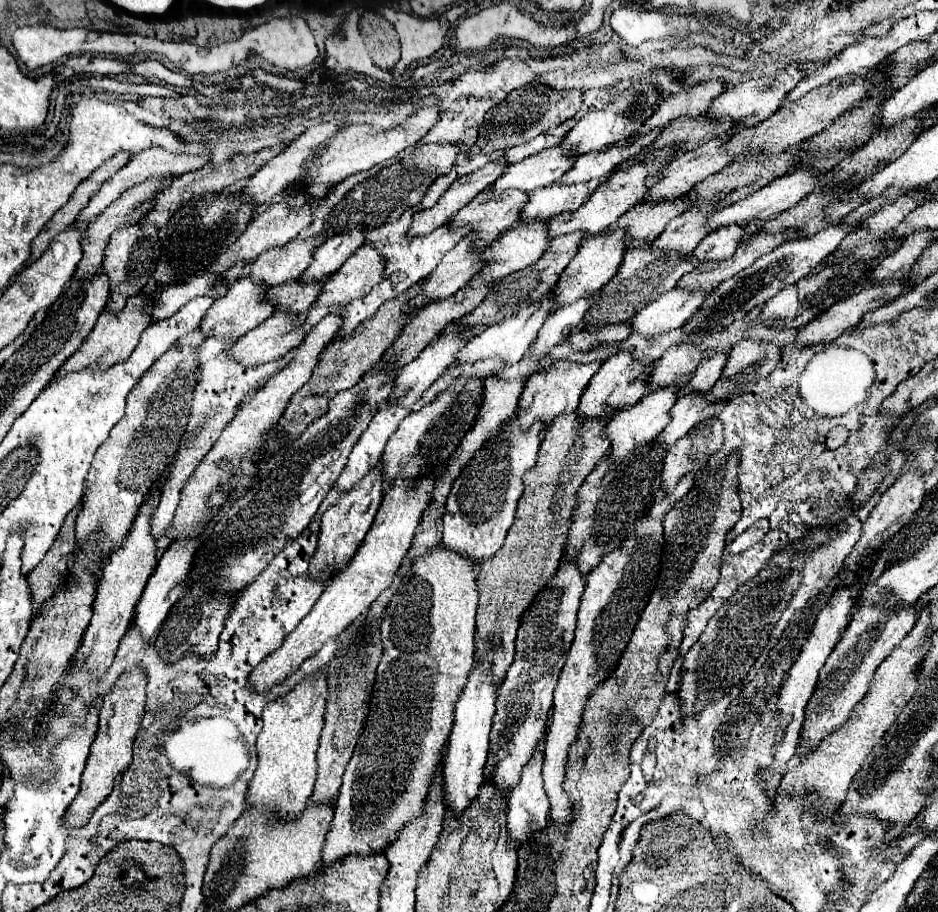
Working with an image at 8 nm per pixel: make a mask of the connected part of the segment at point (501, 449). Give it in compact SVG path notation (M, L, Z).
M512 416L454 480L446 500L446 512L442 516L442 544L448 550L462 554L476 564L484 564L502 548L506 532L514 524L518 500L524 490L522 476L534 466L538 456L540 432L542 428L534 424L534 428L524 434L518 424L514 424Z

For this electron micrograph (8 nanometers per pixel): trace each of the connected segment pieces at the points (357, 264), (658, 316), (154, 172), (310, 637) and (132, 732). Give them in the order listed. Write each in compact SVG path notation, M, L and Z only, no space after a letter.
M372 246L358 248L322 286L318 306L346 306L366 296L384 276L384 262Z
M670 290L662 294L658 300L646 304L636 316L630 320L632 332L654 340L656 336L668 334L670 330L680 328L706 300L708 292L686 292L686 290Z
M150 148L150 150L146 150L146 152L142 152L142 154L136 154L136 156L132 156L130 160L128 160L128 164L120 170L120 172L116 172L110 180L106 180L102 186L100 186L100 190L90 198L90 202L80 210L80 214L78 214L78 218L76 218L76 228L88 228L88 224L90 224L90 220L94 220L94 218L98 218L102 212L104 212L104 208L108 206L108 204L112 204L122 192L126 192L128 188L134 188L134 184L142 184L142 182L146 182L148 178L162 178L162 176L168 176L168 178L176 178L176 176L182 176L182 174L186 174L186 172L192 172L192 170L198 170L198 168L202 168L202 164L206 164L208 162L208 156L186 156L186 154L172 154L172 152L166 152L166 150L162 150L162 148Z
M434 476L418 480L412 490L406 490L406 484L402 480L394 482L394 488L388 490L388 494L384 496L378 514L374 518L374 524L368 530L362 546L358 548L350 564L330 580L330 584L310 610L310 614L302 620L302 624L298 624L298 628L290 636L286 636L282 648L266 656L254 668L254 672L248 678L248 686L254 692L268 692L276 684L288 680L304 660L312 658L326 640L336 638L354 618L358 618L378 598L382 590L386 590L394 582L396 570L400 568L400 562L410 548L420 516L428 508L432 488L434 488Z
M140 668L128 670L120 682L114 686L114 690L104 698L104 704L100 708L100 722L98 722L98 734L92 742L90 756L82 774L82 784L78 796L68 806L62 822L66 828L82 828L90 822L94 810L106 802L110 796L116 780L128 770L132 762L132 742L140 730L140 722L144 716L144 704L146 704L146 674Z

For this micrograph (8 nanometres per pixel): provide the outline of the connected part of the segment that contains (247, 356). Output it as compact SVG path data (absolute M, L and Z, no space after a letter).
M274 312L270 320L236 340L226 354L248 368L274 362L302 342L304 336L300 332L300 320L302 316L298 320L290 320L290 316L282 316L282 312Z

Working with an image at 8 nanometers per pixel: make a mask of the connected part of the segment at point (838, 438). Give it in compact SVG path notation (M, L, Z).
M836 426L828 432L828 438L826 438L826 446L828 450L836 450L840 448L842 444L846 444L848 440L848 428L846 426Z

